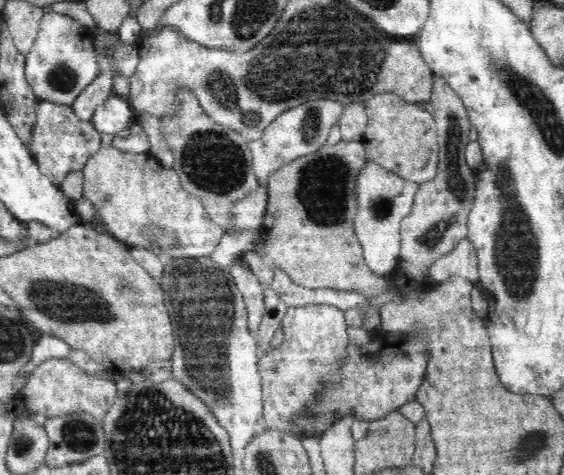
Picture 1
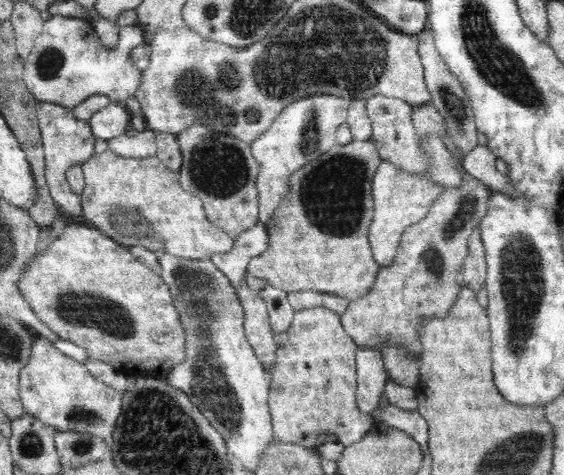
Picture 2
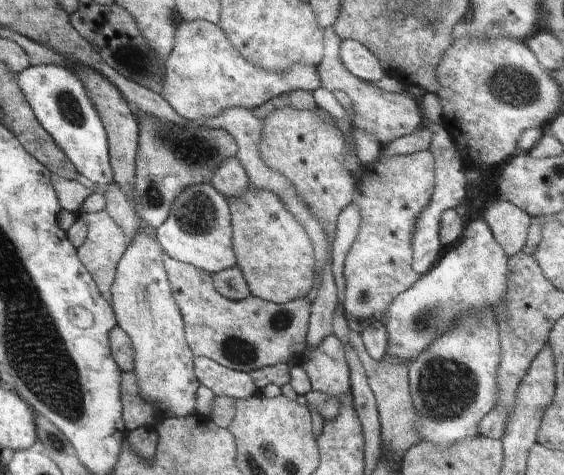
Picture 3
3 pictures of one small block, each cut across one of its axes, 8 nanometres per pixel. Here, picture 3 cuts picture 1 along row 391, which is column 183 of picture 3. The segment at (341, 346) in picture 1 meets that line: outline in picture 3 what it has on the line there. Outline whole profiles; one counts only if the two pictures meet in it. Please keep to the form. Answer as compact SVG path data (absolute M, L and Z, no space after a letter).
M168 256L164 257L164 268L194 357L208 357L229 369L250 374L298 359L307 351L311 308L307 297L276 304L251 294L244 300L233 301L216 290L211 274L205 270Z

